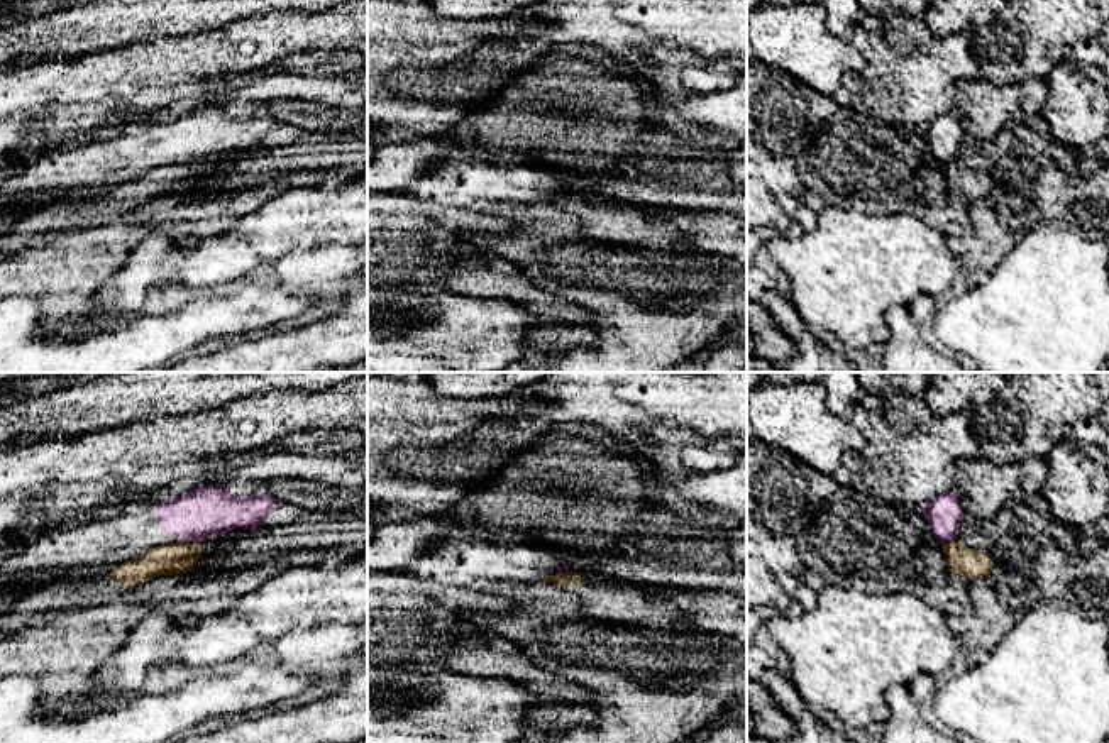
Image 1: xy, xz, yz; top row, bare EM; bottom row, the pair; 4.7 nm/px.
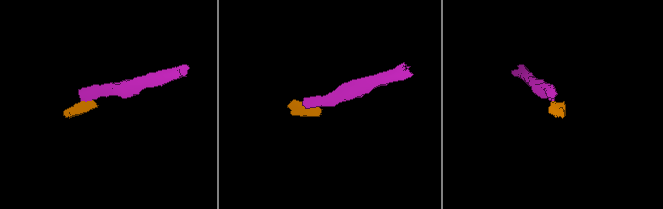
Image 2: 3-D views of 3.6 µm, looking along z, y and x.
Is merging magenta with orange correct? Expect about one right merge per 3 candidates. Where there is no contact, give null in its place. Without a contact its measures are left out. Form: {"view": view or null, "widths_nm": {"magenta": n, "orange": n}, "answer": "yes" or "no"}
{"view": "xy", "widths_nm": {"magenta": 240, "orange": 150}, "answer": "no"}

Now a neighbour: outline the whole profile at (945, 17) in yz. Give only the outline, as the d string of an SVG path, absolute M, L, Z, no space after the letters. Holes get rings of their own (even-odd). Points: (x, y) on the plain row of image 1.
M930 0L924 22L936 37L967 32L979 10L1004 10L1007 0Z

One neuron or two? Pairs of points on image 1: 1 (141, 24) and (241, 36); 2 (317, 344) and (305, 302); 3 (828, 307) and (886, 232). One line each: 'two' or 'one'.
1: two
2: two
3: one

